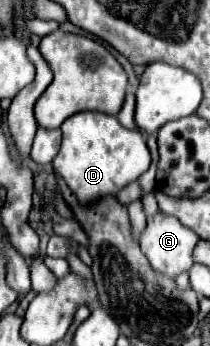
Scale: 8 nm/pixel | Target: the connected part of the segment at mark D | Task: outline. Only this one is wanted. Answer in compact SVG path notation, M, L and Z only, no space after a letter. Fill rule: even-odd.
M79 112L61 124L61 132L63 142L53 160L53 170L65 180L83 206L103 196L115 196L117 190L137 180L151 164L145 136L123 128L115 116L101 112Z

